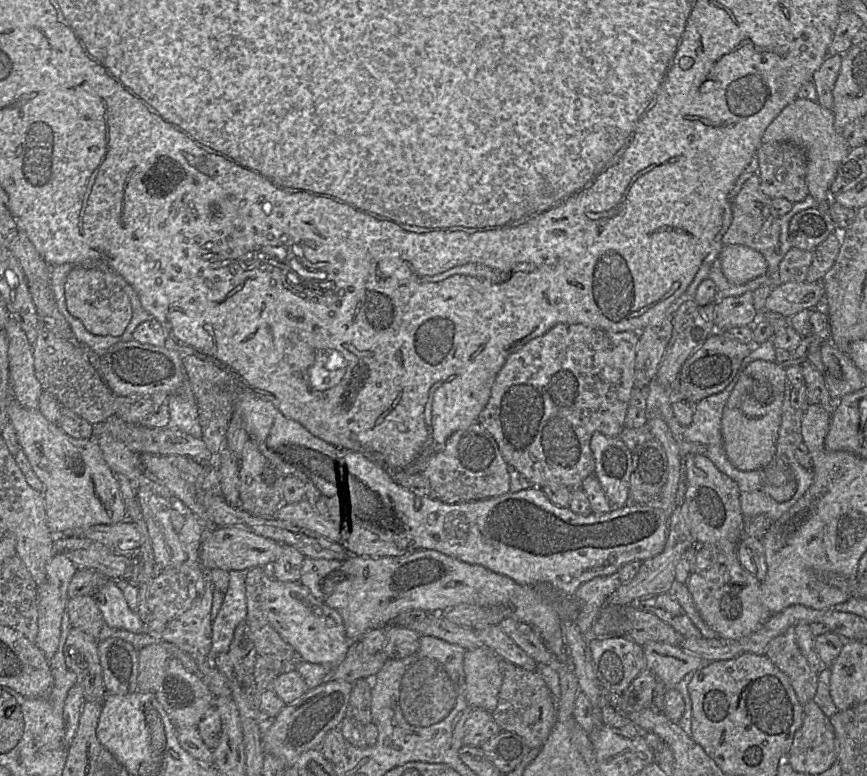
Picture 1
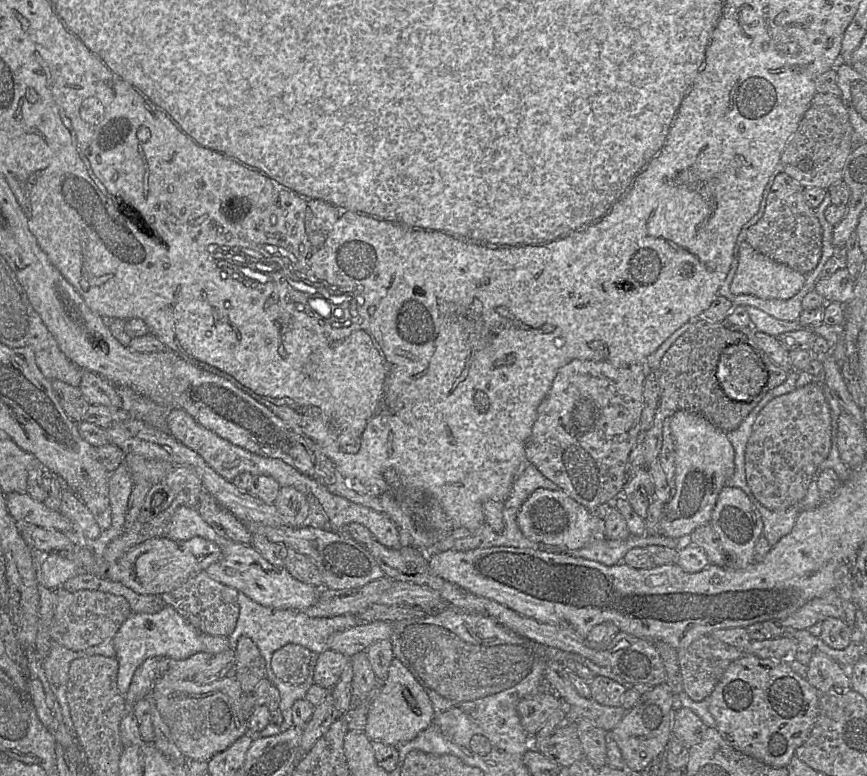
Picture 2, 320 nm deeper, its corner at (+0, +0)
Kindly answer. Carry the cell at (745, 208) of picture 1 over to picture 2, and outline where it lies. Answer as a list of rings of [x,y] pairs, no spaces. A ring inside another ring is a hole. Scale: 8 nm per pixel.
[[[784,172],[778,173],[768,194],[764,213],[748,228],[745,241],[772,260],[807,274],[818,264],[822,254],[822,227],[815,209],[804,198],[804,188]]]

